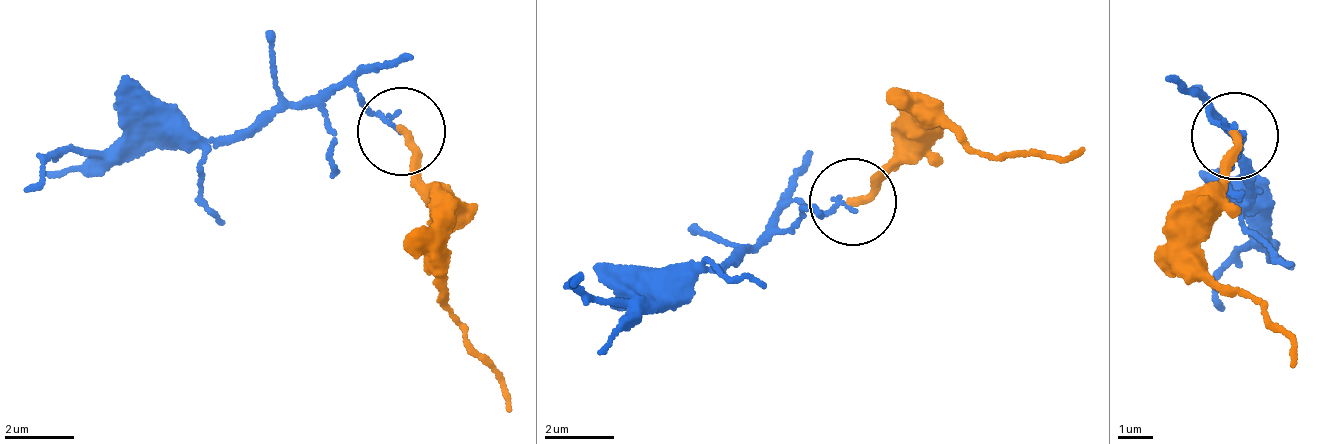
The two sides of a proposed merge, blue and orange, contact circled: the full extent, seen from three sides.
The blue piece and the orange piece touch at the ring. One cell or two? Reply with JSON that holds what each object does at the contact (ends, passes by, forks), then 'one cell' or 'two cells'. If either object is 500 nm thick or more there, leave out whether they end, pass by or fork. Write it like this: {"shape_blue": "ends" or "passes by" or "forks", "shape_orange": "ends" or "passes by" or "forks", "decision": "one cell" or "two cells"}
{"shape_blue": "ends", "shape_orange": "ends", "decision": "two cells"}

